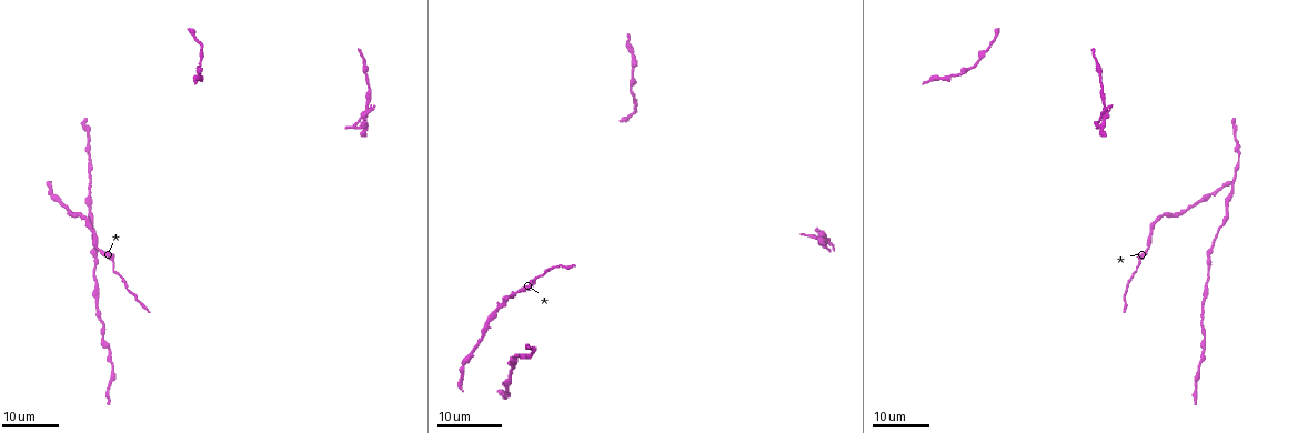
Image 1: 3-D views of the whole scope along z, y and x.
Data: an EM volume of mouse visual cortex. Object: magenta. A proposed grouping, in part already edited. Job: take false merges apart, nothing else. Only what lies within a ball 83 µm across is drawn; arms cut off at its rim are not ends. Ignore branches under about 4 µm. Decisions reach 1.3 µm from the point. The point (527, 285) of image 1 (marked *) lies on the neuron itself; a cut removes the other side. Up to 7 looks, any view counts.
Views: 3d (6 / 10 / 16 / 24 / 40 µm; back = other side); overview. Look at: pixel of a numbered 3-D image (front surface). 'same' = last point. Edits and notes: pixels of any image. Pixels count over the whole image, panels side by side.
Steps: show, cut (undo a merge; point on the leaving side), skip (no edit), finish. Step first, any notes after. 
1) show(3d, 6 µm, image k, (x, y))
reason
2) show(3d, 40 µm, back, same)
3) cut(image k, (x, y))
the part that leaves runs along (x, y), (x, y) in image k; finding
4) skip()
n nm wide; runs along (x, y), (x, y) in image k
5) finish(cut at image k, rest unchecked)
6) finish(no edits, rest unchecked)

show(3d, 24 µm, image 1, (1230, 200))

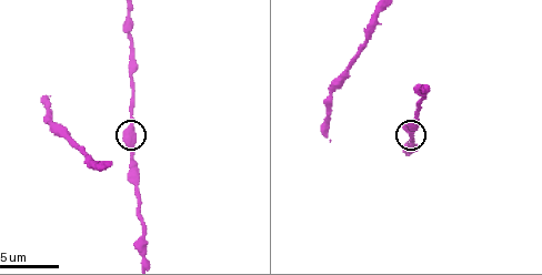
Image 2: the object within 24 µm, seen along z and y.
show(3d, 6 µm, image 2, (131, 129))
closer look

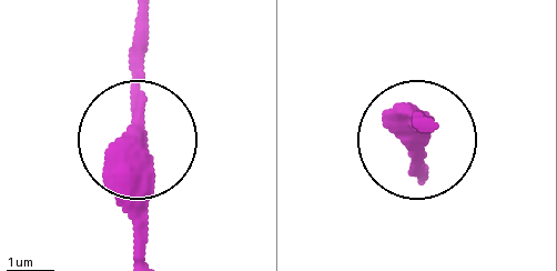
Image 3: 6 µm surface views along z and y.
skip()
470 nm wide; all the same neuron

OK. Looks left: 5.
show(3d, 16 µm, image 2, (132, 81))
sudden change in width

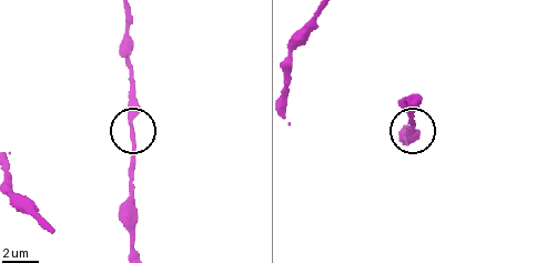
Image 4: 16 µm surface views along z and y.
skip()
continuous, no second neuron

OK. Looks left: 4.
show(3d, 16 µm, image 2, (348, 76))

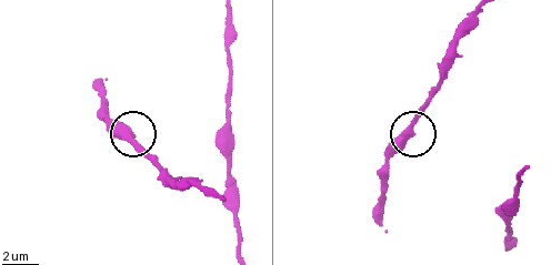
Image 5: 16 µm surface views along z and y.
show(3d, 6 µm, image 5, (411, 132))
zoom in

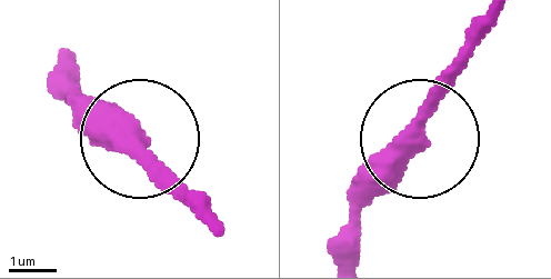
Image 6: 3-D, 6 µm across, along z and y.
skip()
400 nm wide; all the same neuron

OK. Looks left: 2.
show(3d, 16 µm, image 1, (108, 350))
thin neck

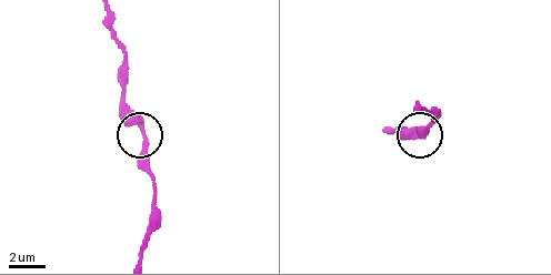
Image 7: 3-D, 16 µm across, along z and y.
show(3d, 6 µm, image 7, (144, 138))

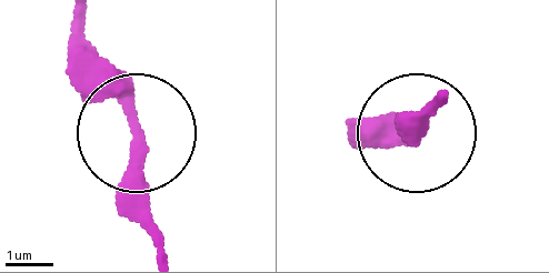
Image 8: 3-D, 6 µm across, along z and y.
skip()
250 nm wide; runs along (73, 20), (78, 57), (126, 117), (146, 231) in image 8; continuous, no second neuron

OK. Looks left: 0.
finish(no edits, rest unchecked)

